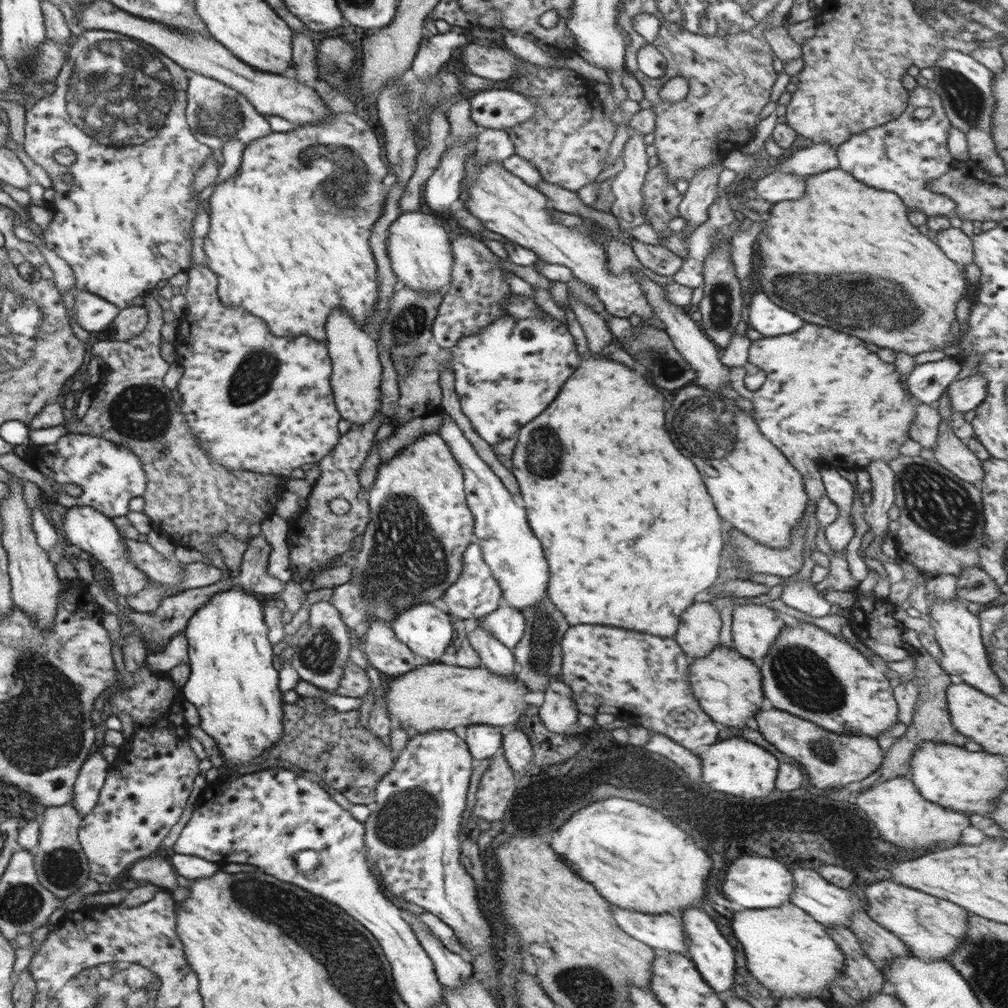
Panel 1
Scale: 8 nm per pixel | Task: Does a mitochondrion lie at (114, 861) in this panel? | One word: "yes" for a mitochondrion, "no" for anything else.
no

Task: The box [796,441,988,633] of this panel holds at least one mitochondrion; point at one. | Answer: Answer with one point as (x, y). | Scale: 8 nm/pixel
(943, 507)

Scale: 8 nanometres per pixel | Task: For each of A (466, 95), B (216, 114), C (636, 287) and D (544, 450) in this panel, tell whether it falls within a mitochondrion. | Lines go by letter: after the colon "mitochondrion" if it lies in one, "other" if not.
A: other
B: mitochondrion
C: other
D: mitochondrion

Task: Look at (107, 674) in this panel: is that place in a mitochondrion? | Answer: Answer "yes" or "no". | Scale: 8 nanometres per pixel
no

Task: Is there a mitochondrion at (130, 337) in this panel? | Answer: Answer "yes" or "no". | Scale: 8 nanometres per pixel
no

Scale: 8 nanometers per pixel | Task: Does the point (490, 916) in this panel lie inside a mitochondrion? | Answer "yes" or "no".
no

